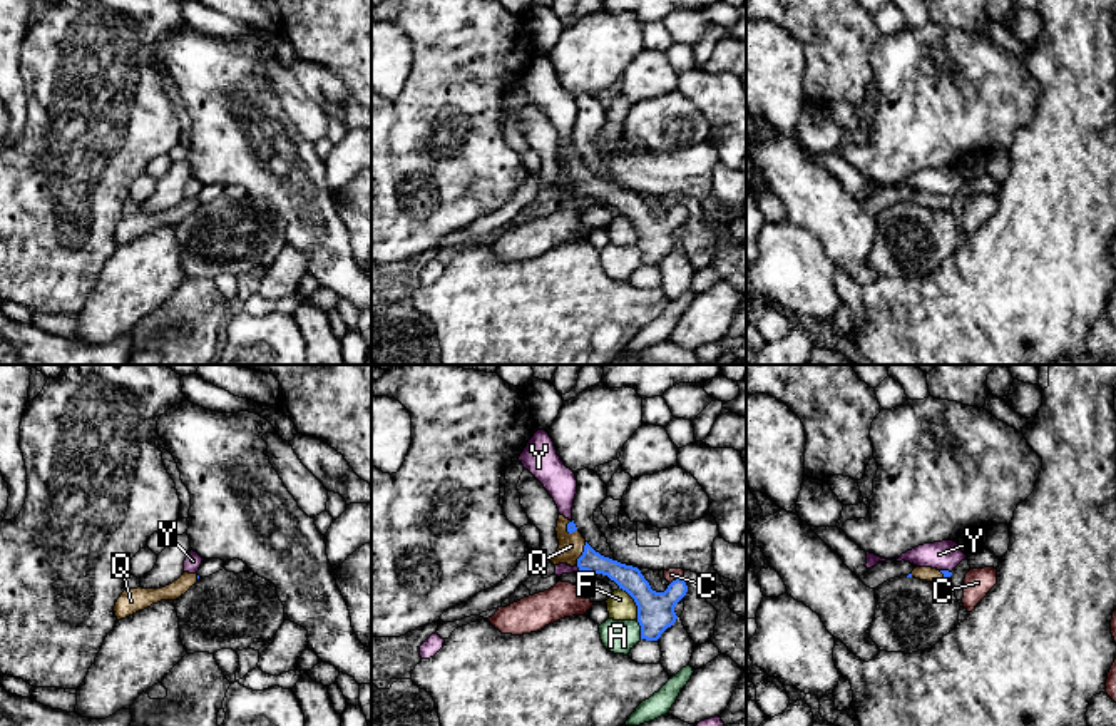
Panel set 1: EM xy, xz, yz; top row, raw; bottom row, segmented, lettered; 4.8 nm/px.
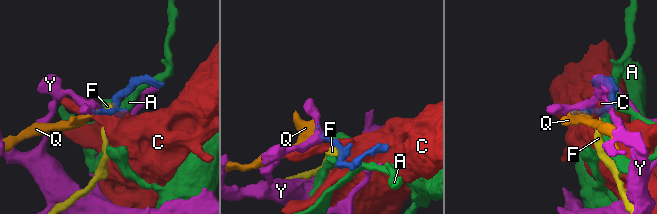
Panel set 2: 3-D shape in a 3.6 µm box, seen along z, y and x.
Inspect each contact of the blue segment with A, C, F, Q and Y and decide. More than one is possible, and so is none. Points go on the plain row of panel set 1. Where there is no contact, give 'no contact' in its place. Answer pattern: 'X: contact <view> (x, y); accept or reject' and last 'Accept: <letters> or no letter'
A: contact xz (641, 255); reject
C: contact xz (676, 204); reject
F: contact xz (634, 226); reject
Q: contact xz (583, 179); accept
Y: contact xz (578, 191); reject
Accept: Q

